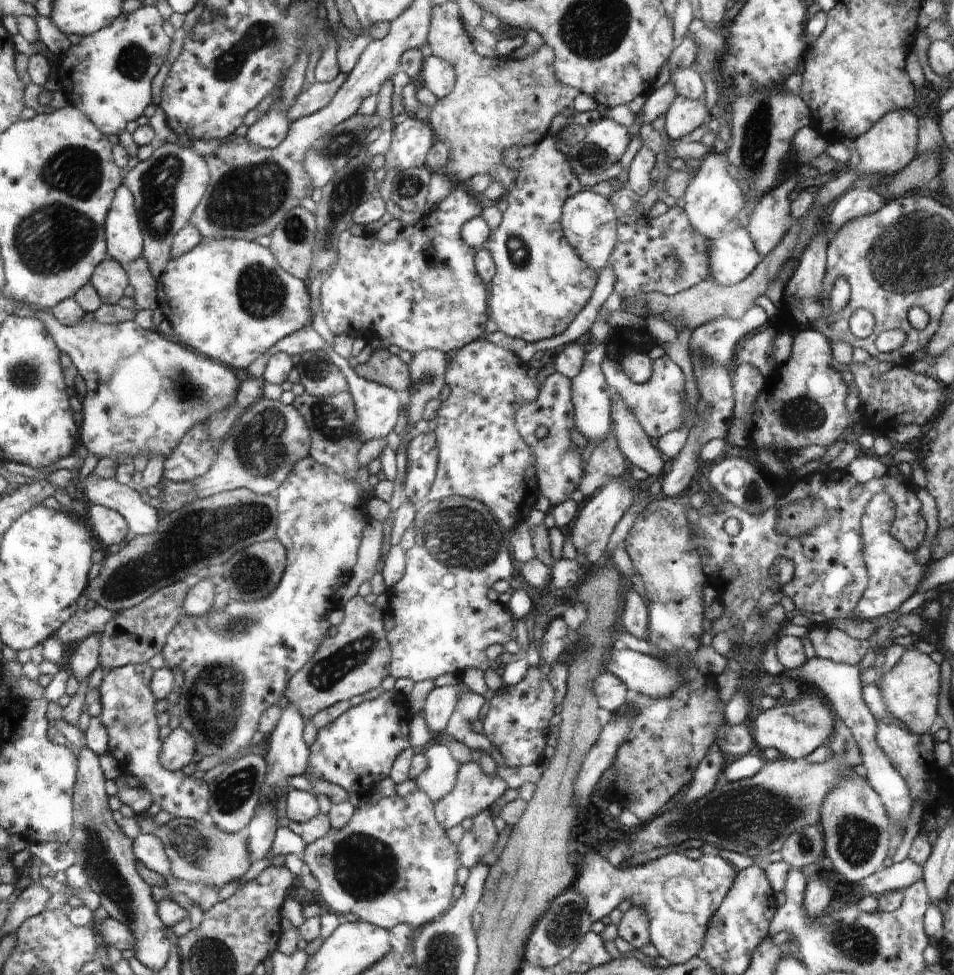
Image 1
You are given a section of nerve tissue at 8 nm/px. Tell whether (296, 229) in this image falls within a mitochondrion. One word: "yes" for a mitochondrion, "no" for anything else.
yes

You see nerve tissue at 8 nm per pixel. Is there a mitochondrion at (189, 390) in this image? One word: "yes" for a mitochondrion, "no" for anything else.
yes

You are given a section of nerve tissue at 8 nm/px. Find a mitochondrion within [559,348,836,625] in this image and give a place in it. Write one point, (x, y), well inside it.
(802, 413)

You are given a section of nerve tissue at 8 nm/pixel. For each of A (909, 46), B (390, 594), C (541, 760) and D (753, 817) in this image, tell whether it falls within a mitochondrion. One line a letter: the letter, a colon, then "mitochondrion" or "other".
A: other
B: other
C: other
D: mitochondrion

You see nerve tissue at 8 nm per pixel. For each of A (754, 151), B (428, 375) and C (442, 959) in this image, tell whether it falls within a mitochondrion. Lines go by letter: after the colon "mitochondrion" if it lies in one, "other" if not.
A: mitochondrion
B: mitochondrion
C: mitochondrion

